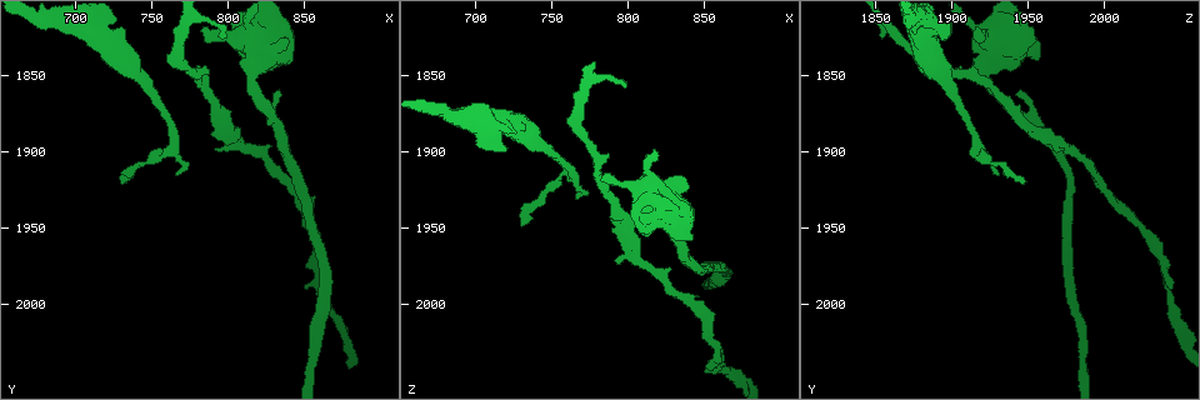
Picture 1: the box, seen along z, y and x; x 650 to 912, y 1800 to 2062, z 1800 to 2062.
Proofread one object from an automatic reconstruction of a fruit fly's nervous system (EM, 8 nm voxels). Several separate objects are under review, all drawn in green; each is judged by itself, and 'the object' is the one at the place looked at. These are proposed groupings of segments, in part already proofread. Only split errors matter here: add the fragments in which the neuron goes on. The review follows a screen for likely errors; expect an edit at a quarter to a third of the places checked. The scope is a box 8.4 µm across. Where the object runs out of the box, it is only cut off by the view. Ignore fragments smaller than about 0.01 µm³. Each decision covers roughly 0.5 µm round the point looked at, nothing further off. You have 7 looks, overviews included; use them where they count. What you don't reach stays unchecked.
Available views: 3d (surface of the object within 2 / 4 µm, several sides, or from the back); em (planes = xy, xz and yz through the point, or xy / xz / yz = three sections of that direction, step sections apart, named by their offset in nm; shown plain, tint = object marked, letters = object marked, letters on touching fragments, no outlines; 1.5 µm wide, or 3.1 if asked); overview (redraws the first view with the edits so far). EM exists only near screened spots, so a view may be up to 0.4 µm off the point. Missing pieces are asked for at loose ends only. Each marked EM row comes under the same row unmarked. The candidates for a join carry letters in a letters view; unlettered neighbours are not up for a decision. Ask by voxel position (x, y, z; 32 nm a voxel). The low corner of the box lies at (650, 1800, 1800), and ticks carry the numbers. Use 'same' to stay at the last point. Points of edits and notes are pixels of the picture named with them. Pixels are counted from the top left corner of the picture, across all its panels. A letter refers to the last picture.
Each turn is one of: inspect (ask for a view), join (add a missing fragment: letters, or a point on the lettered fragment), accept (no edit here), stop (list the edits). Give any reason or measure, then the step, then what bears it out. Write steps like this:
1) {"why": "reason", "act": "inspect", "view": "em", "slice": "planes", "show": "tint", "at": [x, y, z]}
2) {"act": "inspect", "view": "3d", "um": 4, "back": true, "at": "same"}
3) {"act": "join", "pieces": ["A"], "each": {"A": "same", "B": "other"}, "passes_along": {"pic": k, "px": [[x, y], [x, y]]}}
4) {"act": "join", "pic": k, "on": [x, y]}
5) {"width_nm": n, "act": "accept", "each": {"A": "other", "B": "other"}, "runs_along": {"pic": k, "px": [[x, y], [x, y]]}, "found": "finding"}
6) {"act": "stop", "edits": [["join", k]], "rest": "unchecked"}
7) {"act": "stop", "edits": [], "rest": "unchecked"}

{"act": "inspect", "view": "3d", "um": 4, "at": [796, 1824, 1854]}

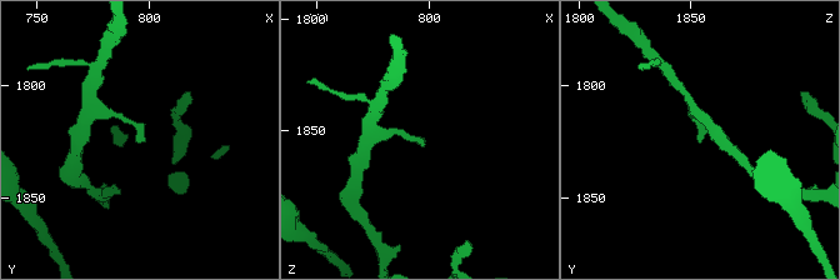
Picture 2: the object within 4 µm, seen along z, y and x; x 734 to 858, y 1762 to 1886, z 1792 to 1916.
{"why": "now the EM", "act": "inspect", "view": "em", "slice": "xy", "step": 4, "show": "tint", "at": [798, 1826, 1852]}

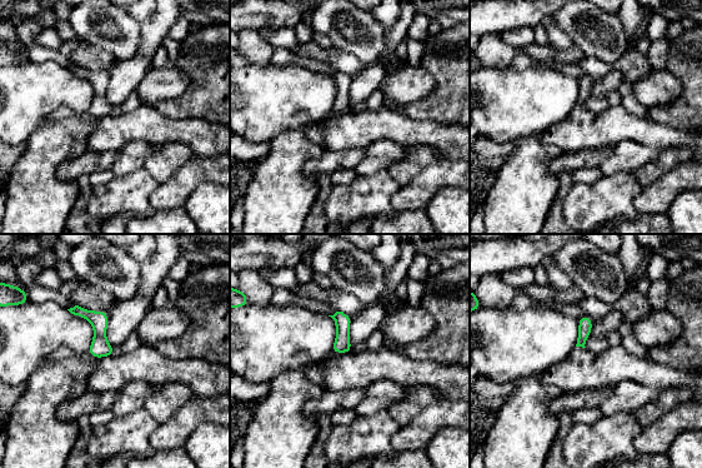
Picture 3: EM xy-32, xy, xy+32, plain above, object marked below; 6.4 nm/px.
{"why": "another direction", "act": "inspect", "view": "em", "slice": "planes", "show": "letters", "at": "same"}

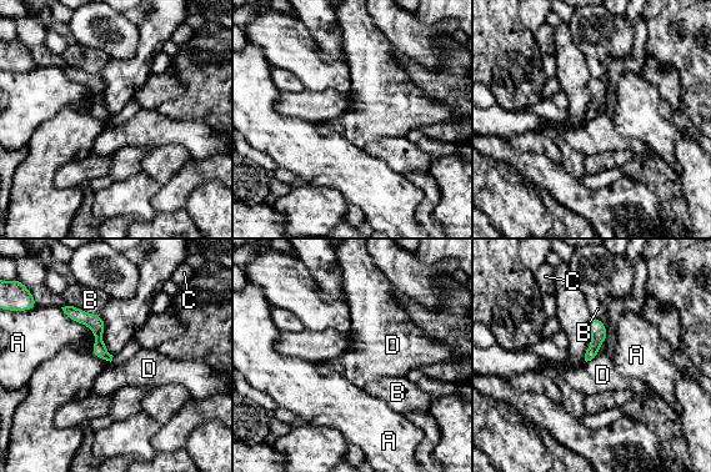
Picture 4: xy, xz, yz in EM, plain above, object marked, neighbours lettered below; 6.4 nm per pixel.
{"act": "accept", "each": {"A": "other", "B": "other", "C": "other", "D": "other"}, "found": "no lettered fragment goes on from it"}

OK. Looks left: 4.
{"why": "free end", "act": "inspect", "view": "3d", "um": 2, "back": true, "at": [784, 1818, 1916]}

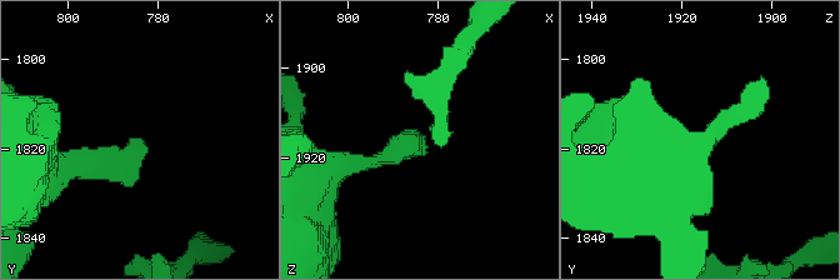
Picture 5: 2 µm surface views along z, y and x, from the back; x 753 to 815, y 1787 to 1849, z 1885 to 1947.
{"act": "inspect", "view": "em", "slice": "xz", "step": 8, "show": "letters", "at": [786, 1817, 1916]}

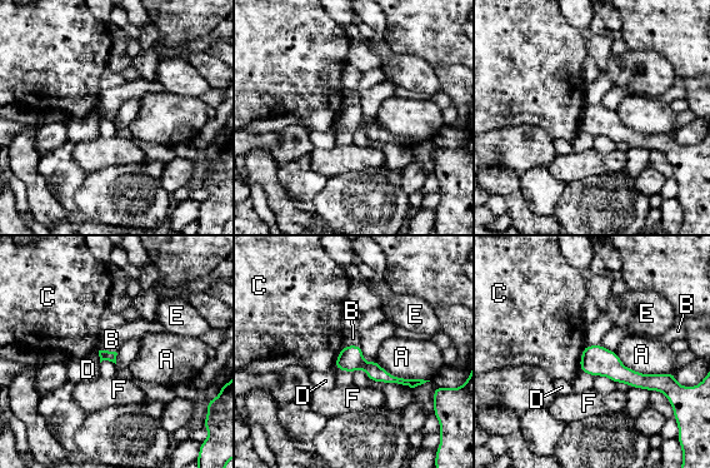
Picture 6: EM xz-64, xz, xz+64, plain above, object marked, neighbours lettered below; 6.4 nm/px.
{"why": "another direction", "act": "inspect", "view": "em", "slice": "planes", "show": "letters", "at": "same"}

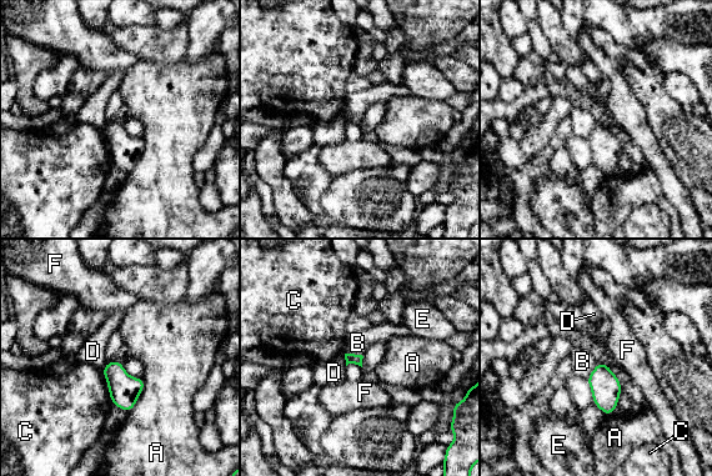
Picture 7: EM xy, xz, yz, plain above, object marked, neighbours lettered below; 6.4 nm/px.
{"act": "accept", "each": {"A": "other", "B": "other", "C": "other", "D": "other", "E": "other", "F": "other"}, "border": {"pic": 7, "px": [[345, 352], [362, 356]]}, "found": "no lettered fragment goes on from it"}

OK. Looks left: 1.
{"why": "branch stops here", "act": "inspect", "view": "em", "slice": "planes", "show": "letters", "at": [794, 1898, 1970]}

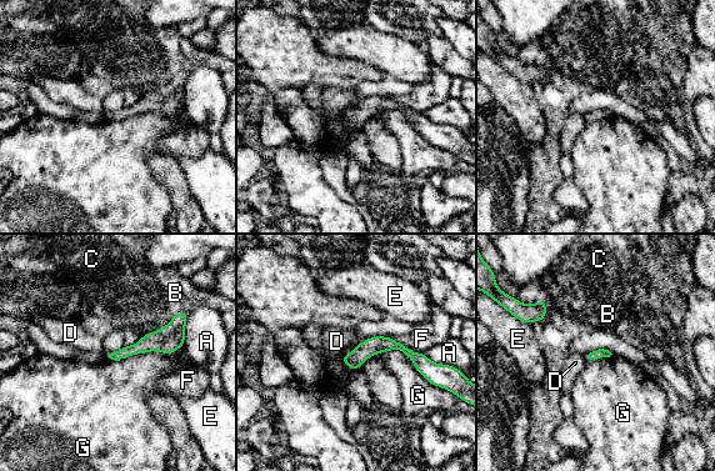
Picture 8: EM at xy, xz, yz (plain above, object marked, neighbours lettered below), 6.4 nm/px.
{"act": "accept", "each": {"A": "other", "B": "other", "C": "other", "D": "other", "E": "other", "F": "other", "G": "other"}, "border": {"pic": 8, "px": [[370, 356], [401, 350], [436, 386]]}, "found": "no lettered fragment goes on from it"}

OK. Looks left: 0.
{"act": "stop", "edits": [], "rest": "unchecked"}

